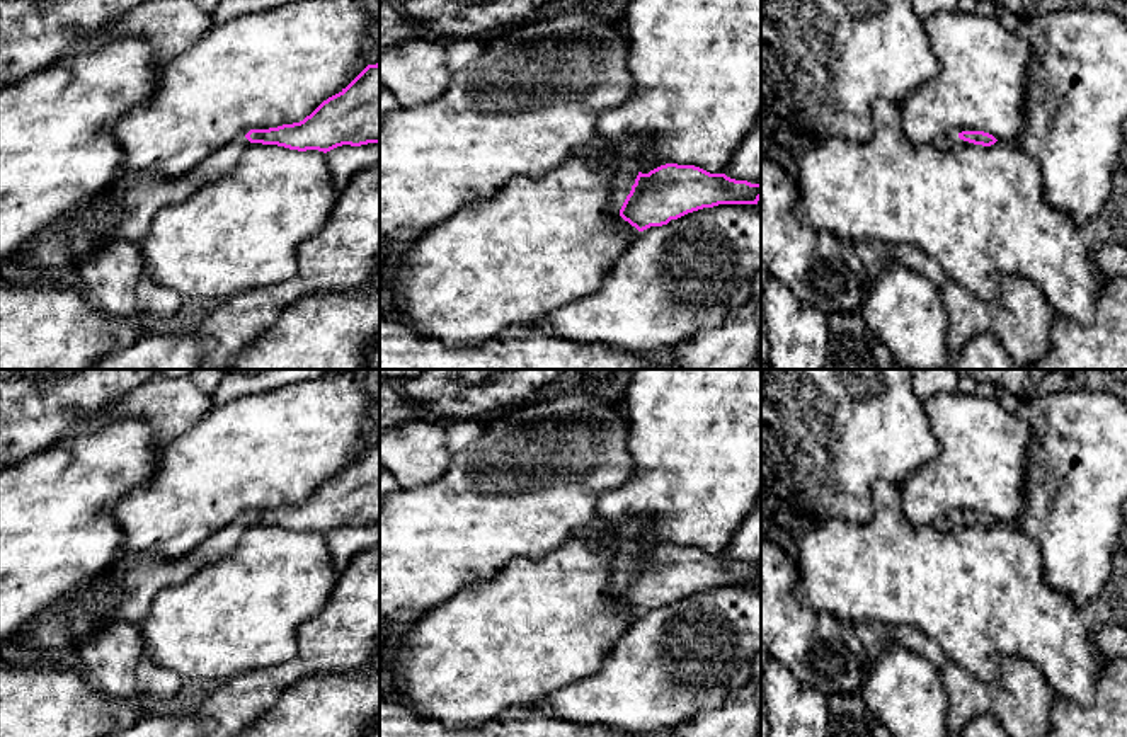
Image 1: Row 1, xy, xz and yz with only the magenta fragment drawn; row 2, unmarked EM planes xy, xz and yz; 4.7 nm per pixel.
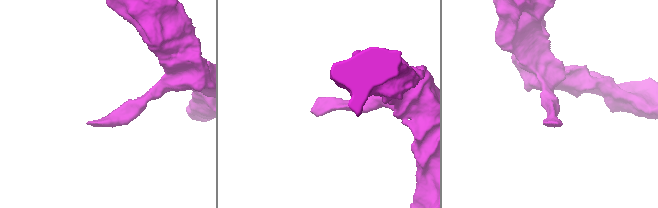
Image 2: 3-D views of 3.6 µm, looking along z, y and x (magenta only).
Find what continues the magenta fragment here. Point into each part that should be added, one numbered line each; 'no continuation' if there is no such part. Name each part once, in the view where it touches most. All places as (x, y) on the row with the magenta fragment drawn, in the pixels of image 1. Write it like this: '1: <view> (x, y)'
1: xz (625, 172)

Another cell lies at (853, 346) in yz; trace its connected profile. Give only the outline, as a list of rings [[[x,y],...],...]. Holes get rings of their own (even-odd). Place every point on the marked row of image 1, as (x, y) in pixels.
[[[831,313],[829,329],[824,369],[895,369],[890,351],[868,329],[860,313]]]

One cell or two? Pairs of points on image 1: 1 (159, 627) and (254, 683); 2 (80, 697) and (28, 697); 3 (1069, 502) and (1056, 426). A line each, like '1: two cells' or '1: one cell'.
1: two cells
2: one cell
3: one cell

